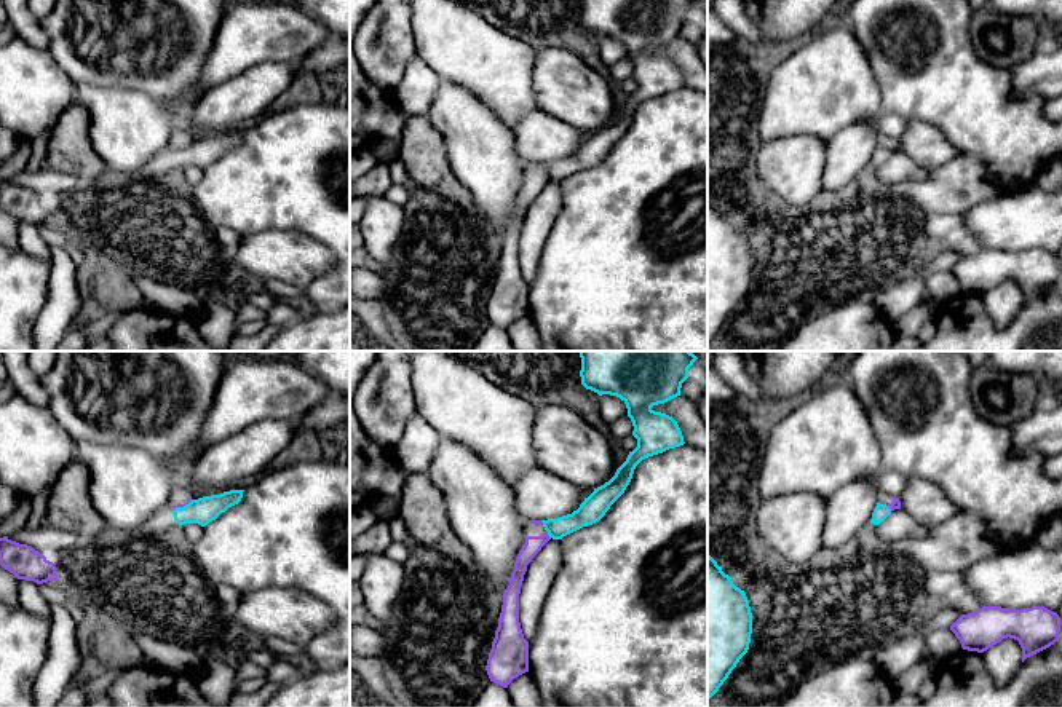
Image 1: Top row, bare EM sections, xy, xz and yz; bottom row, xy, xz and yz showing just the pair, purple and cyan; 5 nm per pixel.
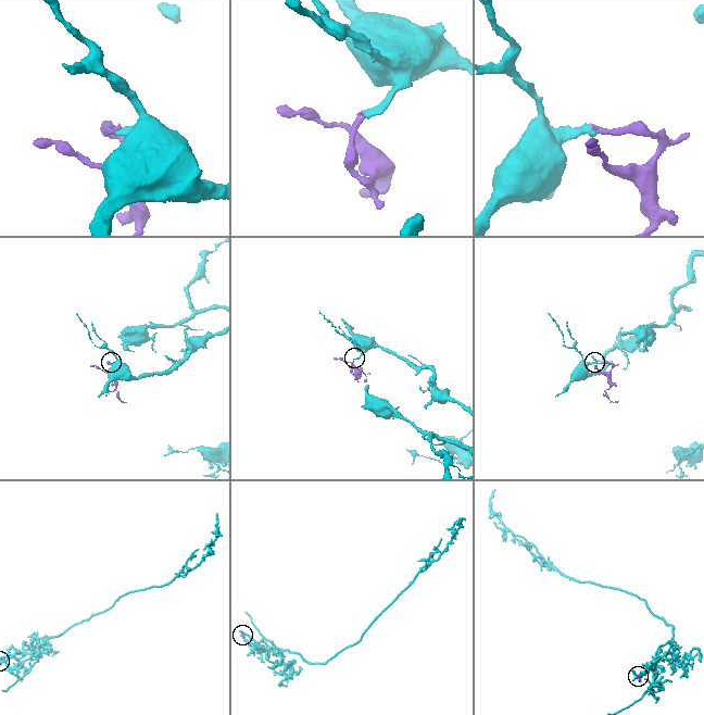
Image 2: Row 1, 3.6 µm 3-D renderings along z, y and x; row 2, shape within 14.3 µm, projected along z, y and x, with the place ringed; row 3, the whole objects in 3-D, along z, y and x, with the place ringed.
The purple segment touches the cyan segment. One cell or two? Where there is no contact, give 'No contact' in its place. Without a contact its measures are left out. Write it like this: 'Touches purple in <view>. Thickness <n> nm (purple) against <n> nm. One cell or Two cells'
Touches purple in xz. Thickness 90 nm (purple) against 120 nm. Two cells

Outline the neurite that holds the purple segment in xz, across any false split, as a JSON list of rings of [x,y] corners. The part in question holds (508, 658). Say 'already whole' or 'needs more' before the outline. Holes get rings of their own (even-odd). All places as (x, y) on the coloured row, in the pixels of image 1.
needs more; [[[541,520],[525,522],[525,544],[516,557],[509,586],[503,594],[498,627],[485,666],[490,681],[503,688],[529,672],[529,642],[519,622],[519,594],[527,565],[549,539]]]

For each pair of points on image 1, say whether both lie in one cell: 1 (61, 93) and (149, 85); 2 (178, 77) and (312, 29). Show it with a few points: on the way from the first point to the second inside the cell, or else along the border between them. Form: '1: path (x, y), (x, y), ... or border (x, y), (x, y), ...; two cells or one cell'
1: border (53, 53), (58, 67), (74, 85); two cells
2: border (214, 34), (195, 86), (178, 99); two cells

